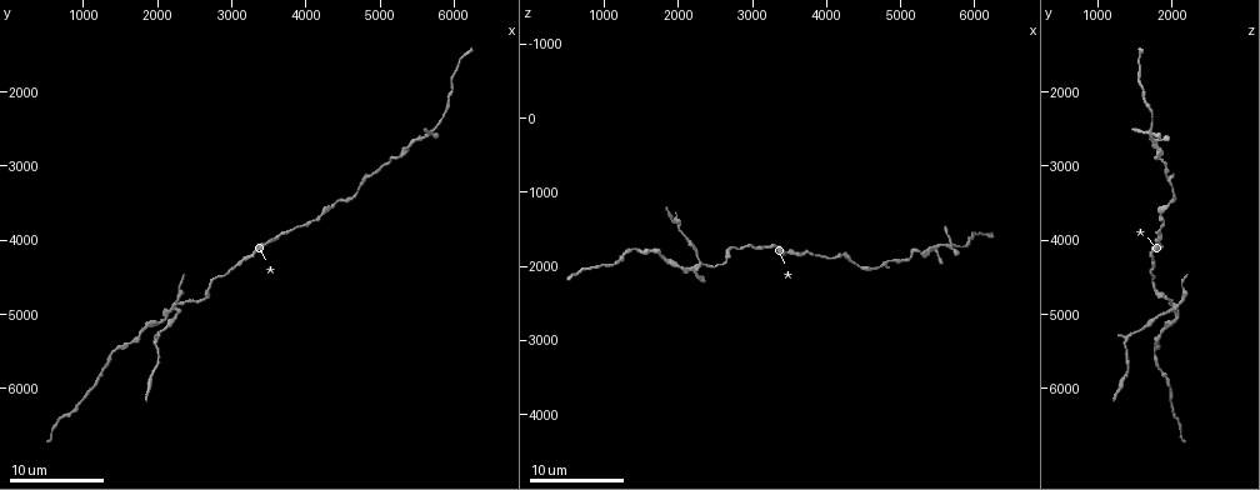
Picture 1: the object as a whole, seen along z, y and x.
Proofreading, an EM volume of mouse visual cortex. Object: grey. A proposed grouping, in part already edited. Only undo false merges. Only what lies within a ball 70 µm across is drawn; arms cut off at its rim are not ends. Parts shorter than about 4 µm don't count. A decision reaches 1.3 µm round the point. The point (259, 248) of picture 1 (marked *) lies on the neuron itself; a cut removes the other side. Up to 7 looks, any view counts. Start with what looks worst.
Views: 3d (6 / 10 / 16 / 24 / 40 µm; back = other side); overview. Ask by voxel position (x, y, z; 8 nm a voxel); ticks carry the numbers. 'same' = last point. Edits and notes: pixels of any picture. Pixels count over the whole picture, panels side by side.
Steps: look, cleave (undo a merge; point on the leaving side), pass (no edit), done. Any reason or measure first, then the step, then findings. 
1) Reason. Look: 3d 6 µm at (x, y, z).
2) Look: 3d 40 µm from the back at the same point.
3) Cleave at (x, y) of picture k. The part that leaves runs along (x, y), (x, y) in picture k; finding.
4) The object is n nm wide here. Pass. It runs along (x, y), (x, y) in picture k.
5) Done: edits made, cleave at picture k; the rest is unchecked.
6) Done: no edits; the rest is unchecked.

Four or more arms meet. Look: 3d 10 µm at (2250, 4950, 2050).

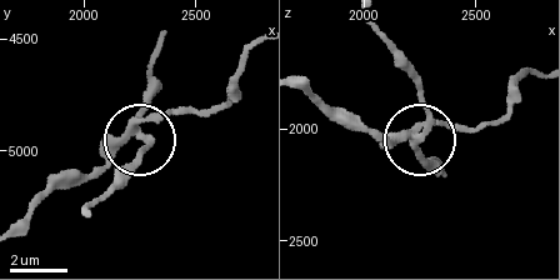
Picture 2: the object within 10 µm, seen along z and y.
The object is 260 nm wide here. Cleave at (144, 145) of picture 2. The part that leaves runs along (140, 131), (143, 153), (88, 210) in picture 2; two neurons meet here.

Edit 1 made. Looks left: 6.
Look: overview.

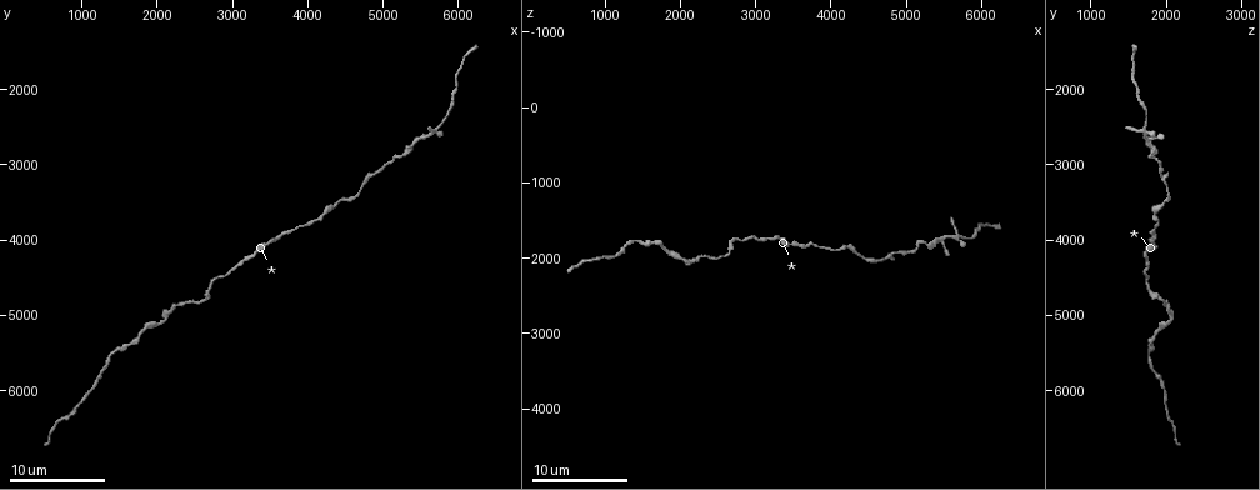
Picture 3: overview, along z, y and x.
Calibre changes. Look: 3d 6 µm at (5700, 2550, 1700).

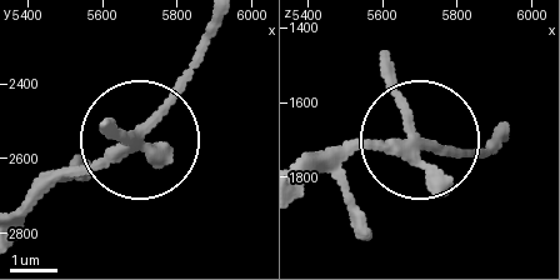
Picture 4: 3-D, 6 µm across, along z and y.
Look: 3d 6 µm from the back at (5710, 2520, 1710).

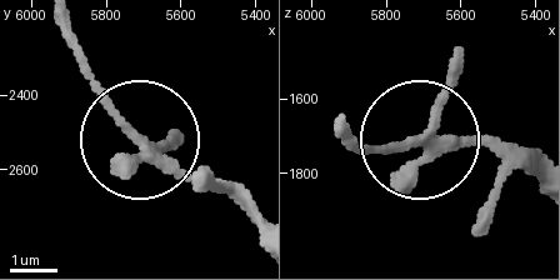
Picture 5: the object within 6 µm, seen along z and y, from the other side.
The object is 230 nm wide here. Pass. Continuous, no second neuron.

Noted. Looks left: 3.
Narrows sharply. Look: 3d 10 µm at (4850, 3150, 1950).

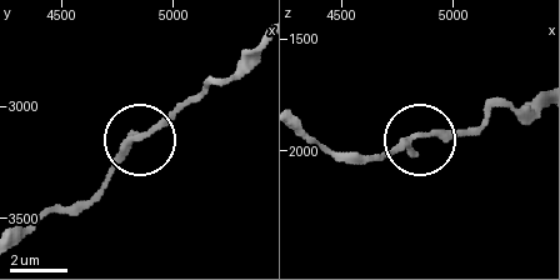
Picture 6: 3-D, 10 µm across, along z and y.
Pass. It runs along (301, 125), (338, 154), (385, 154), (430, 133), (471, 133) in picture 6; one neuron here.

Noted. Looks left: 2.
Done: edits made, cleave at picture 2; the rest is unchecked.

